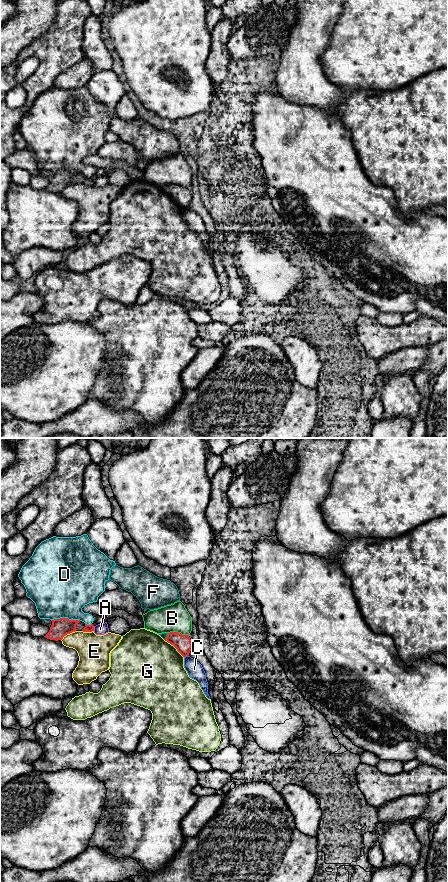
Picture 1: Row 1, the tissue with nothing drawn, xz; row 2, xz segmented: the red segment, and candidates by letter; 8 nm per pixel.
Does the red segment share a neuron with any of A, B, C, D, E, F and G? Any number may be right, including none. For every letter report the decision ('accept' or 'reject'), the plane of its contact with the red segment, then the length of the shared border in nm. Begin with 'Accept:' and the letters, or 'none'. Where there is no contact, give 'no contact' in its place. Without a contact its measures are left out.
Accept: none
A: reject; contact in xz; length 40 nm
B: reject; contact in xz; length 180 nm
C: reject; contact in xz; length 40 nm
D: reject; contact in xz; length 240 nm
E: reject; contact in xz; length 150 nm
F: reject; contact in xz; length 60 nm
G: reject; contact in xz; length 220 nm

